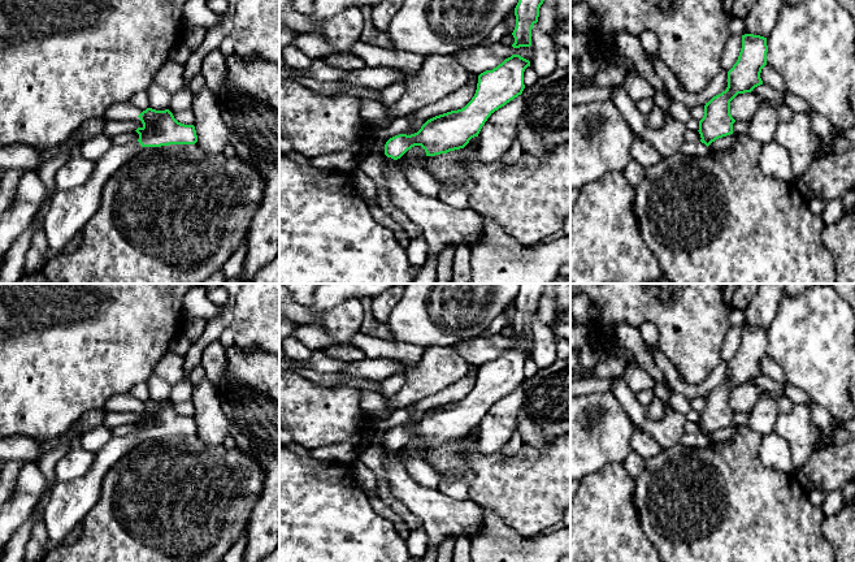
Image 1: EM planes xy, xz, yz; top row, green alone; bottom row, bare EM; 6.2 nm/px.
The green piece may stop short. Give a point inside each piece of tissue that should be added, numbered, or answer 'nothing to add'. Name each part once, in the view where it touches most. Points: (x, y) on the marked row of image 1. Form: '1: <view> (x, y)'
1: yz (691, 148)

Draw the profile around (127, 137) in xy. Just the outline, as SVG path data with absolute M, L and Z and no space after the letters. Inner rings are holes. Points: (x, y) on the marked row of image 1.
M126 131L113 138L113 144L127 144L138 142L139 134L136 131Z

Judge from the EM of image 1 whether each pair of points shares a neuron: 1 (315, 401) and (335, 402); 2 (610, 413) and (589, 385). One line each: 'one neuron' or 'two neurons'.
1: one neuron
2: two neurons

